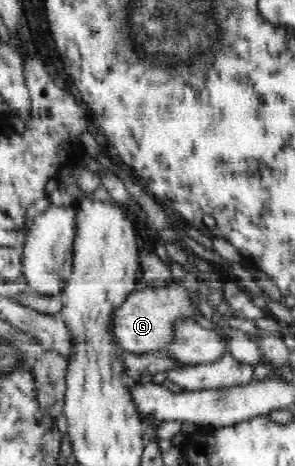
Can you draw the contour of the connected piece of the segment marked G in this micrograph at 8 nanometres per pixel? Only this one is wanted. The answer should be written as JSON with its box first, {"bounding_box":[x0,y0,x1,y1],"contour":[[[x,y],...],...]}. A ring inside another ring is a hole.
{"bounding_box":[111,280,197,353],"contour":[[[176,280],[166,287],[140,285],[111,316],[112,336],[118,341],[118,346],[129,353],[164,353],[173,344],[177,322],[193,319],[195,314],[197,311],[191,303],[189,290]]]}

